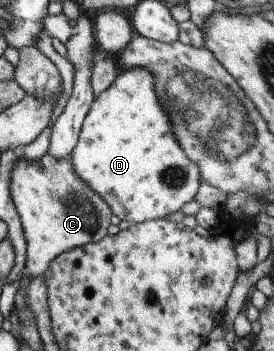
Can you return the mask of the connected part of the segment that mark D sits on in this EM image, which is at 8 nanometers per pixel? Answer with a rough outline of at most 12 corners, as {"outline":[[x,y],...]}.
{"outline":[[149,69],[94,97],[69,154],[119,220],[163,219],[202,182]]}

